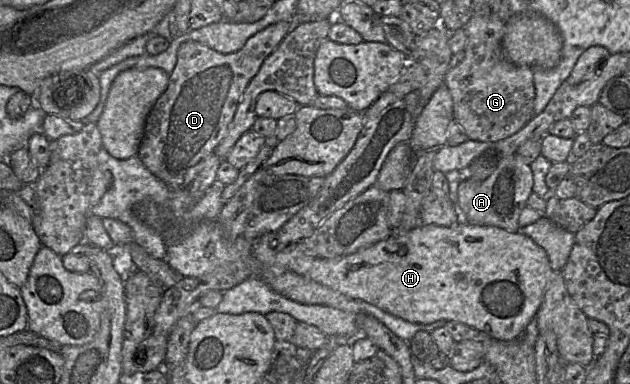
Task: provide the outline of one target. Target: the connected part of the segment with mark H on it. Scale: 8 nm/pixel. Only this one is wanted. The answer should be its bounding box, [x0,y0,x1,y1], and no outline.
[263,219,554,341]

